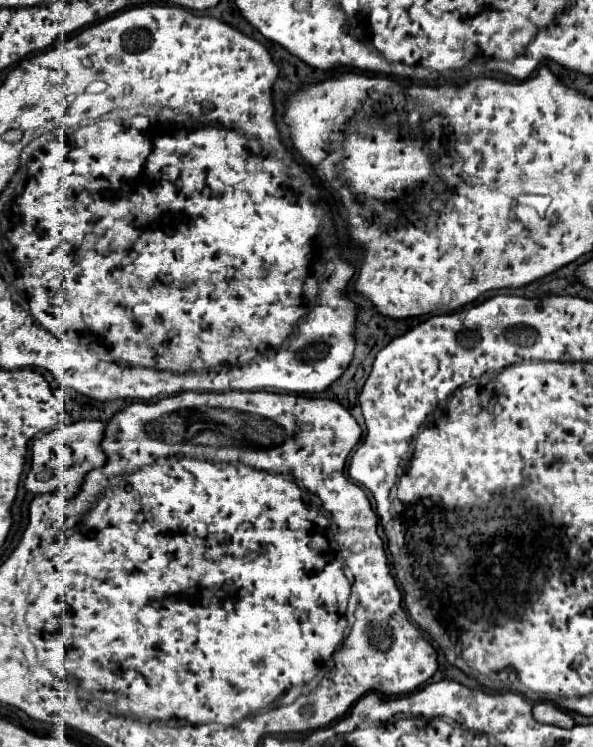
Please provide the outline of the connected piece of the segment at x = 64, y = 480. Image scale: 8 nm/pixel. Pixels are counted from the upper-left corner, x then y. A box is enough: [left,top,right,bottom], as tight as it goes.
[25,420,107,498]

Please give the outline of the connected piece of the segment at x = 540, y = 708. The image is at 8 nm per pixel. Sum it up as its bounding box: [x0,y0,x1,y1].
[533,702,575,728]

